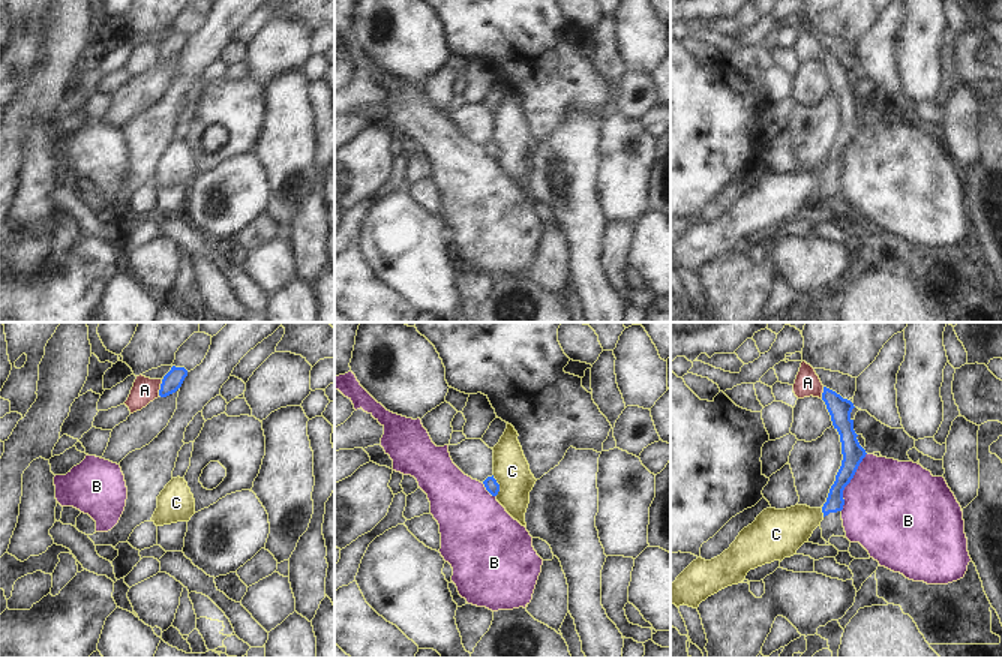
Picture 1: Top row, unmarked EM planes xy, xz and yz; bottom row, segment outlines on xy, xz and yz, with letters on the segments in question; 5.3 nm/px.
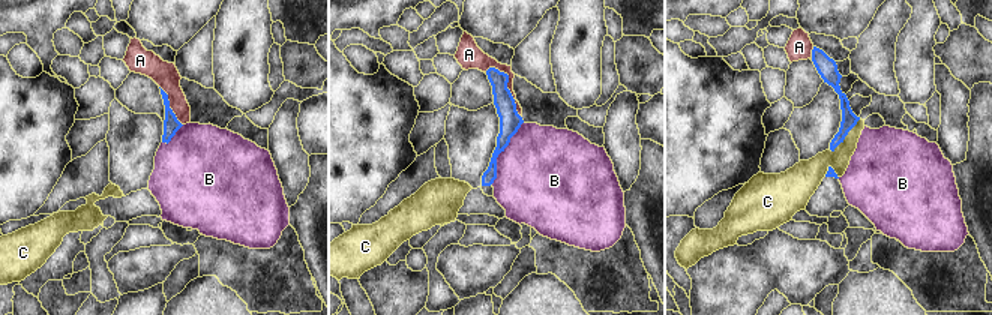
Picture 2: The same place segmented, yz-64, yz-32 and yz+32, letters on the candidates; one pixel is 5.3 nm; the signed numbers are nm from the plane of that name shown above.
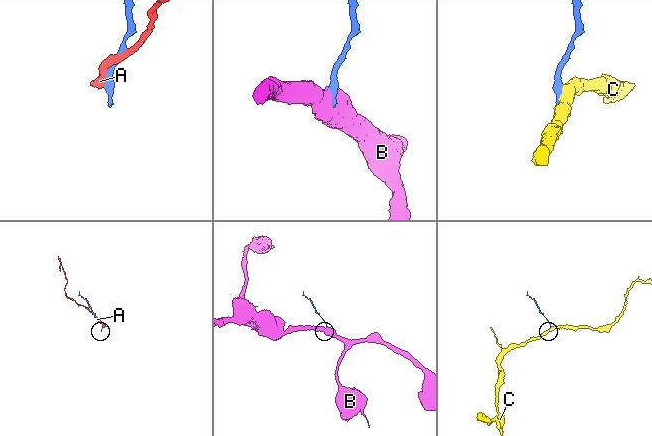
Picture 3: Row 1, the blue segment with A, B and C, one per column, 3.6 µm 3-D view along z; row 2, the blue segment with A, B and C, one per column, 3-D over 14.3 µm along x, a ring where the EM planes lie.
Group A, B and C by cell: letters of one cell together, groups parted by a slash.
A / B / C

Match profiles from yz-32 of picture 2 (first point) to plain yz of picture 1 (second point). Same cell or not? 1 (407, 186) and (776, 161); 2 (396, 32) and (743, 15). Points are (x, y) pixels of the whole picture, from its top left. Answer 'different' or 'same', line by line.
1: different
2: different

